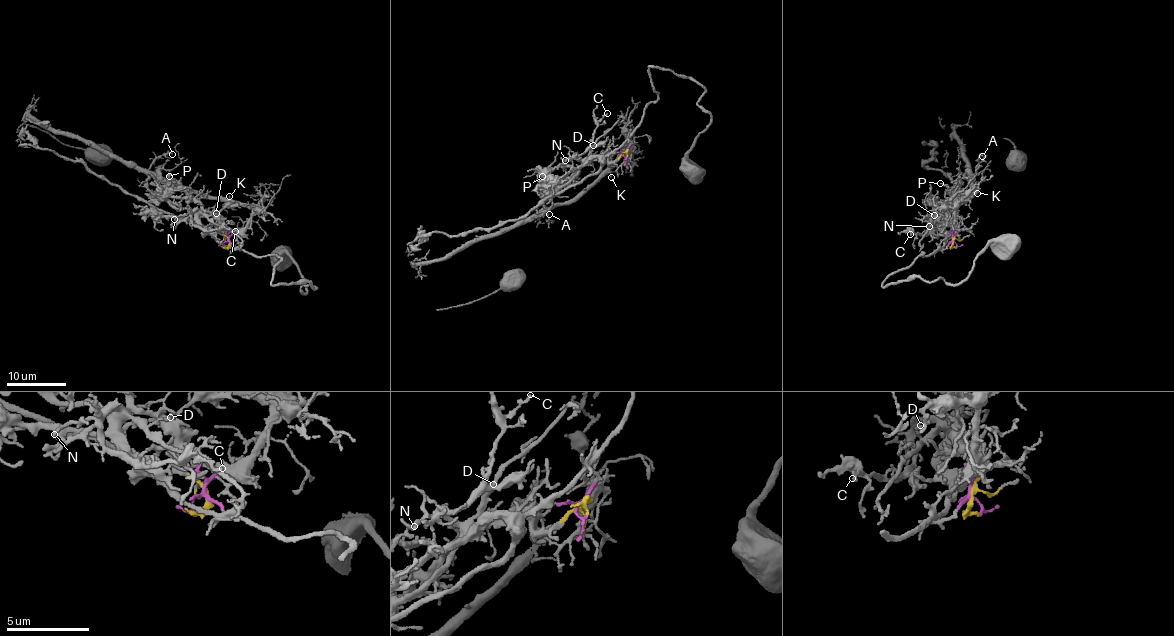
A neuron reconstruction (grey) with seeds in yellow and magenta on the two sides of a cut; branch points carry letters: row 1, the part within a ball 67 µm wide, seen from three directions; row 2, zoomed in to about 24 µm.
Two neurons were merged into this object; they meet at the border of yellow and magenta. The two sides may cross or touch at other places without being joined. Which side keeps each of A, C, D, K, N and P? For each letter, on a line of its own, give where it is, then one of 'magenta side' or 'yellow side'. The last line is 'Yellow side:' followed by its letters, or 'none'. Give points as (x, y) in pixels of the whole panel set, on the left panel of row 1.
A: at (172, 154); magenta side
C: at (235, 231); yellow side
D: at (216, 213); yellow side
K: at (229, 196); magenta side
N: at (174, 219); yellow side
P: at (169, 176); yellow side
Yellow side: C, D, N, P

